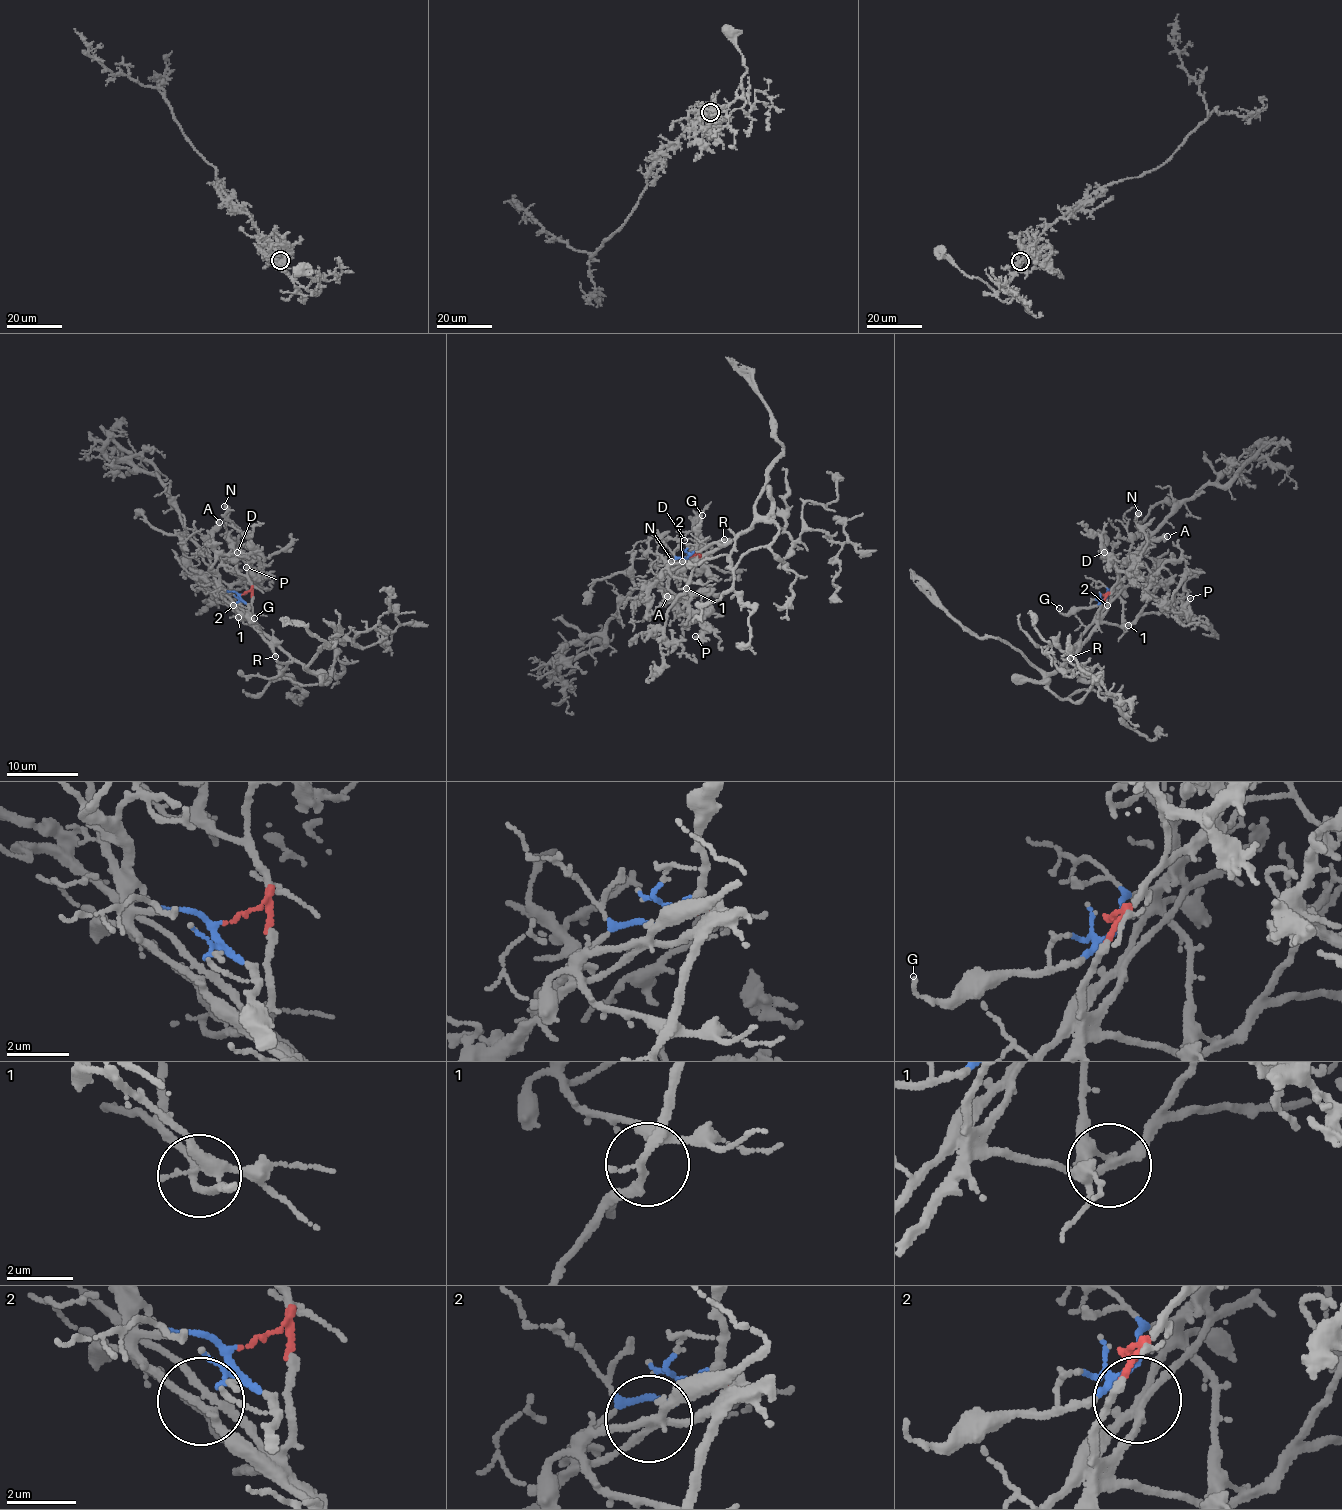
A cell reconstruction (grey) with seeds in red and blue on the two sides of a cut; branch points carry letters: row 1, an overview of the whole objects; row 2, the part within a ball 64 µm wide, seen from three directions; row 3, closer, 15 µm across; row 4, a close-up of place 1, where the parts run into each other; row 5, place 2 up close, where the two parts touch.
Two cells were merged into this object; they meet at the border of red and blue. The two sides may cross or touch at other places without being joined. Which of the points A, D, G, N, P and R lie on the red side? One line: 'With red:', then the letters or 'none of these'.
With red: A, D, N, P

